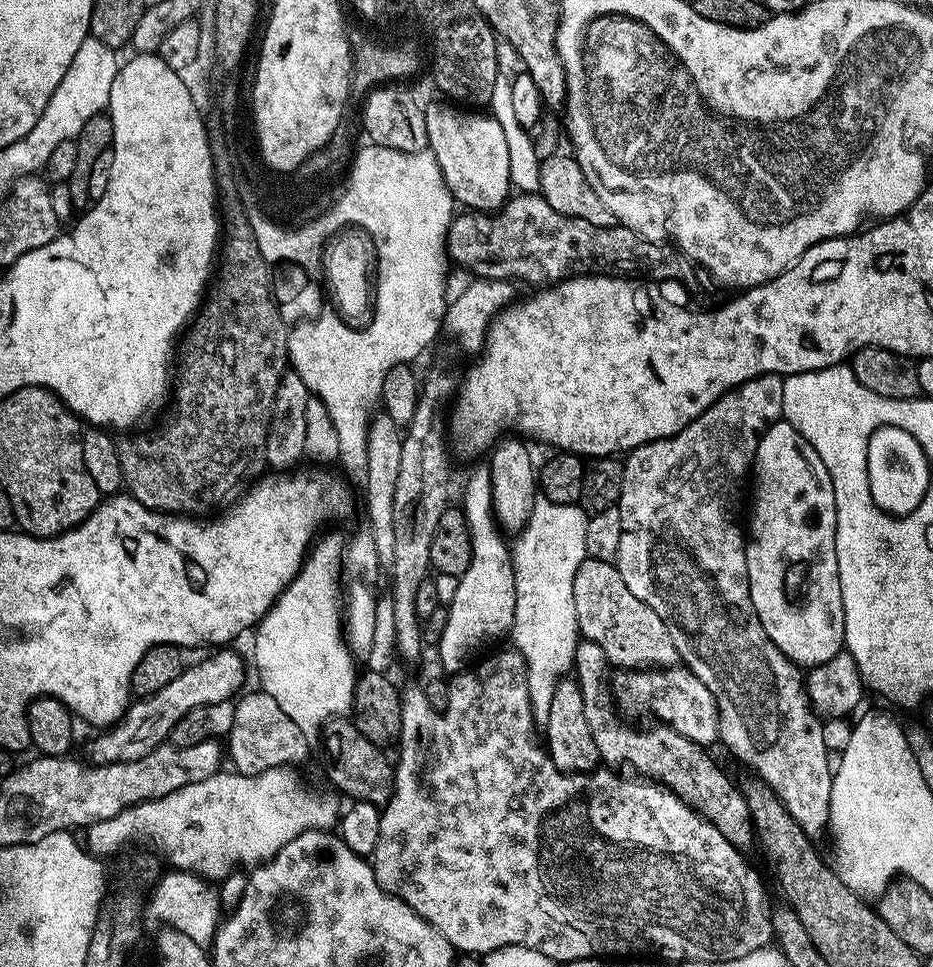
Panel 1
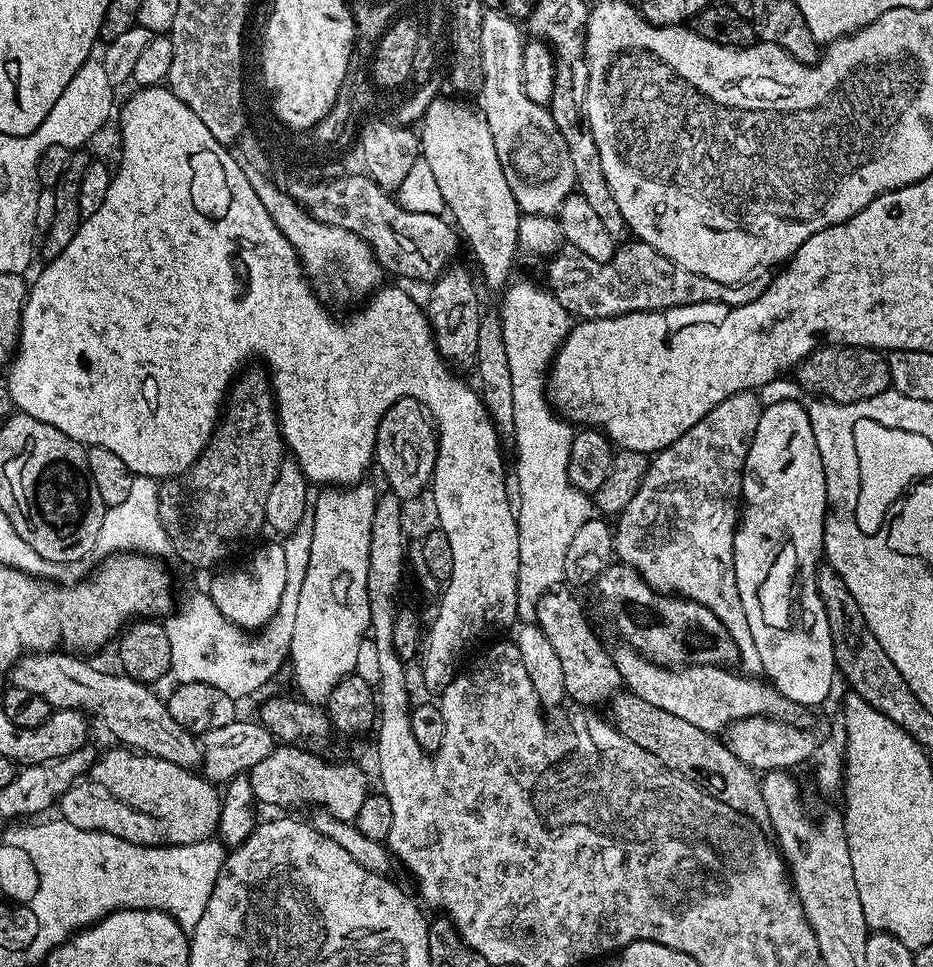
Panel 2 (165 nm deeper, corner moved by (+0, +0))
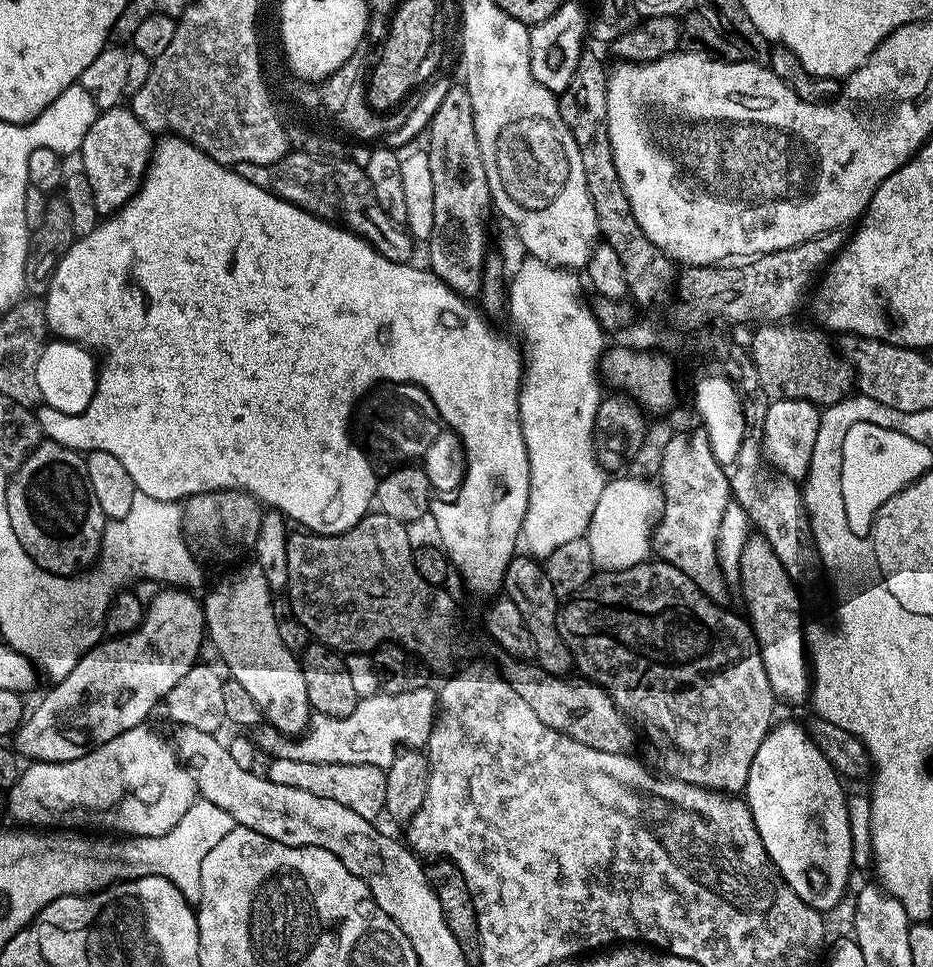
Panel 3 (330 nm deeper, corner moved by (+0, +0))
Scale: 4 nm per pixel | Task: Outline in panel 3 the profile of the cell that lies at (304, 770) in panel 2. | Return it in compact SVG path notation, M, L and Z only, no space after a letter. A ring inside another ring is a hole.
M290 758L281 760L269 759L266 775L270 782L279 782L281 786L294 786L298 790L310 790L310 794L318 794L322 798L330 798L334 802L342 802L342 806L350 806L354 814L362 814L362 818L376 822L384 812L386 802L386 771L369 764L319 764L318 762L298 762Z

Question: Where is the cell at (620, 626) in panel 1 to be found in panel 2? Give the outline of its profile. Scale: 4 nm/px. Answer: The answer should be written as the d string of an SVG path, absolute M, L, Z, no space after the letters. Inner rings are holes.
M627 646L615 649L612 660L618 666L618 674L627 691L642 698L642 702L650 702L650 706L658 706L658 710L666 710L670 714L678 714L678 718L686 718L686 722L694 722L698 730L720 734L735 720L751 720L757 716L788 718L794 712L793 705L771 683L755 684L752 681L755 679L735 676L724 666L665 666L648 660L642 653Z

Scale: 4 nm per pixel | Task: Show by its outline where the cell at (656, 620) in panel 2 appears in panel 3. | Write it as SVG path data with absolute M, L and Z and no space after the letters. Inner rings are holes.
M649 558L643 564L630 566L626 570L593 575L592 581L565 604L568 605L565 608L563 605L558 612L560 634L564 637L564 645L572 651L575 667L580 667L579 675L591 680L593 684L602 685L625 716L636 722L641 720L646 727L664 735L664 749L660 752L660 760L668 767L667 775L673 780L706 788L710 792L743 793L750 778L750 762L754 762L758 746L762 746L769 728L773 727L772 707L777 707L778 704L776 696L772 693L770 678L766 678L766 666L762 662L760 645L756 643L752 625L747 619L743 615L735 616L732 612L723 612L720 609L721 605L711 600L689 576L682 574L682 570L659 558Z

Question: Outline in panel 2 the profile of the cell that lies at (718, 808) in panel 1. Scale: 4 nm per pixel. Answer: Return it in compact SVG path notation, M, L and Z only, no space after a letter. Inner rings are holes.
M561 586L547 592L536 607L535 623L550 638L550 646L562 662L562 680L568 691L567 699L576 704L600 704L611 701L621 691L622 681L618 666L612 660L612 652L604 649L596 637L577 593L571 587Z

